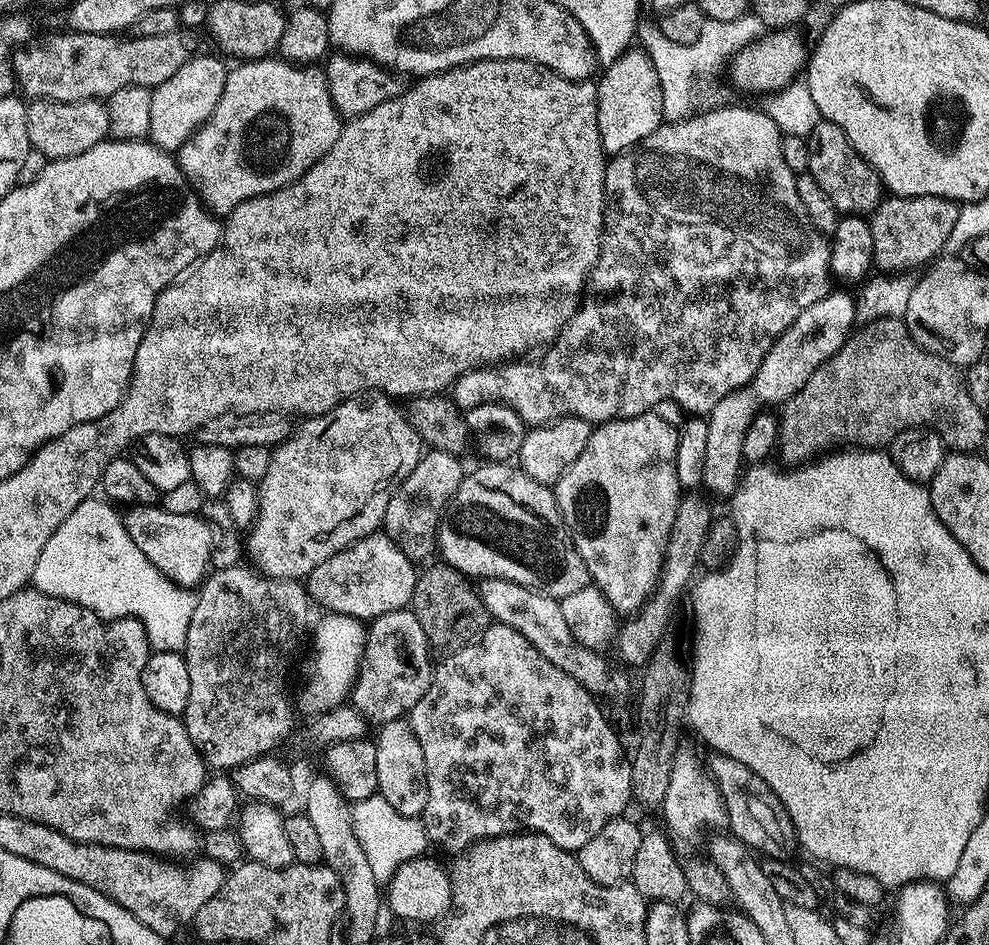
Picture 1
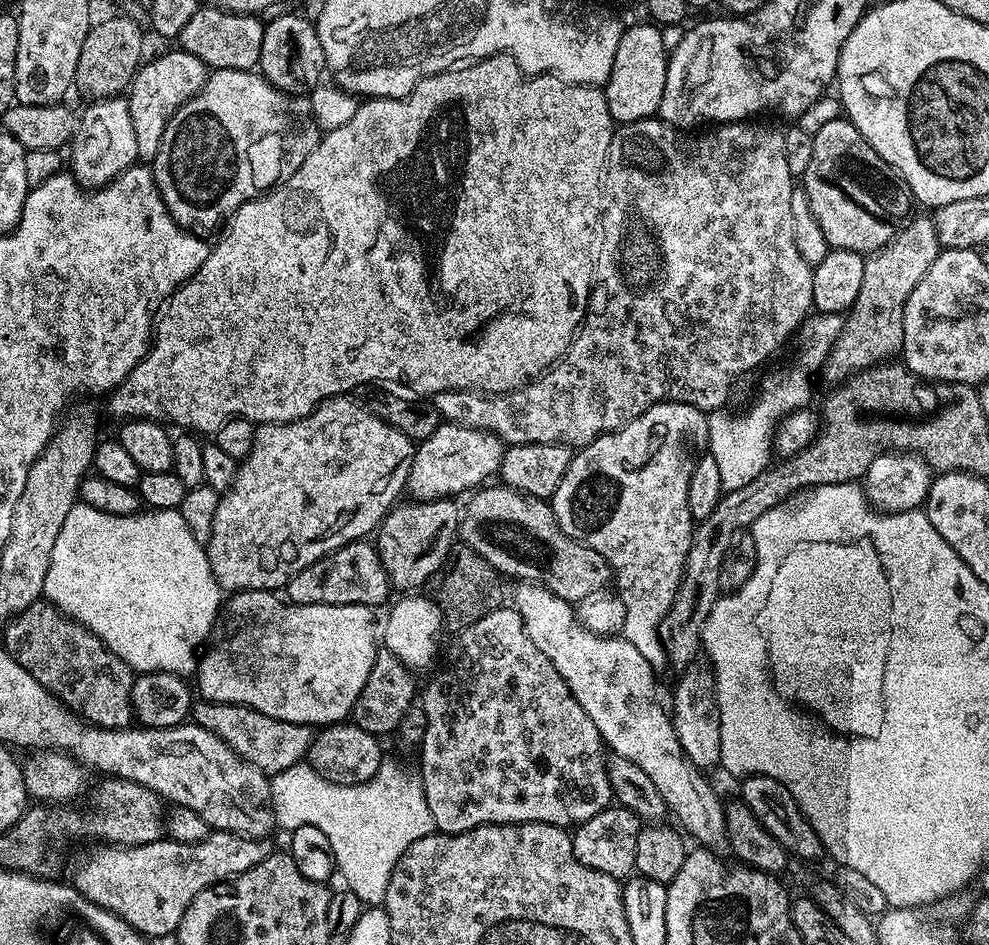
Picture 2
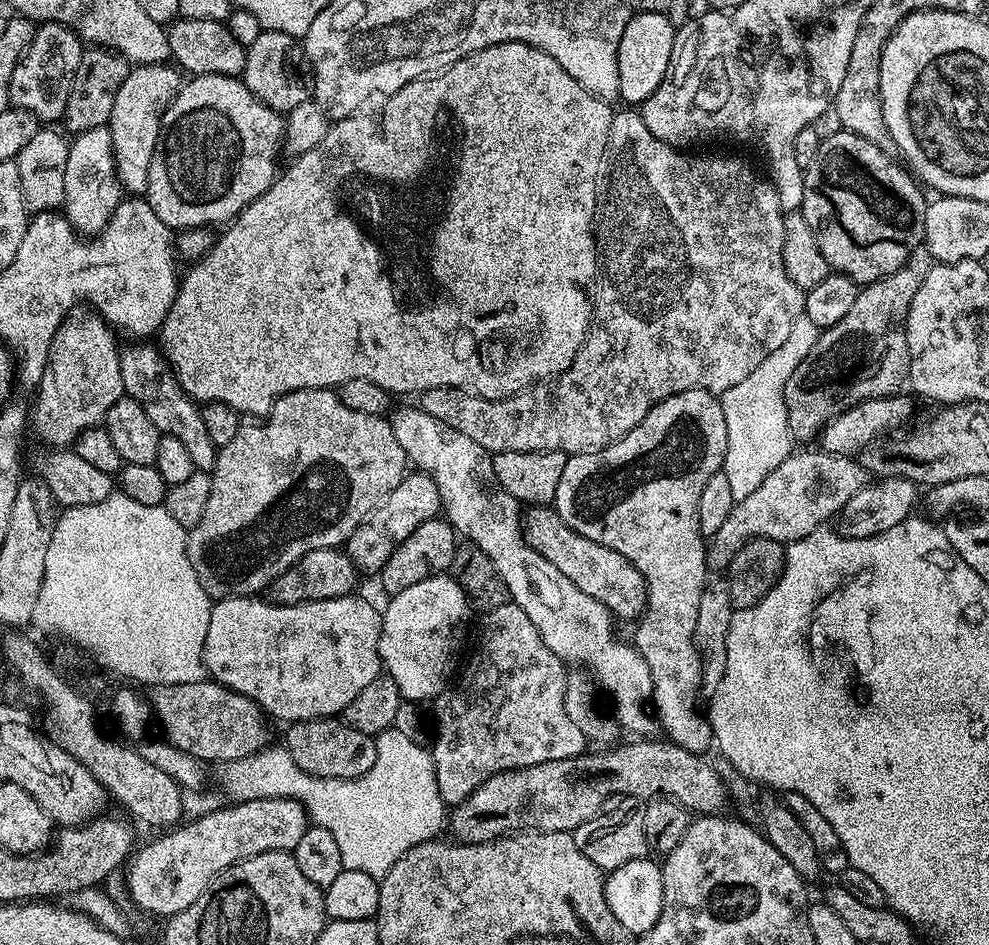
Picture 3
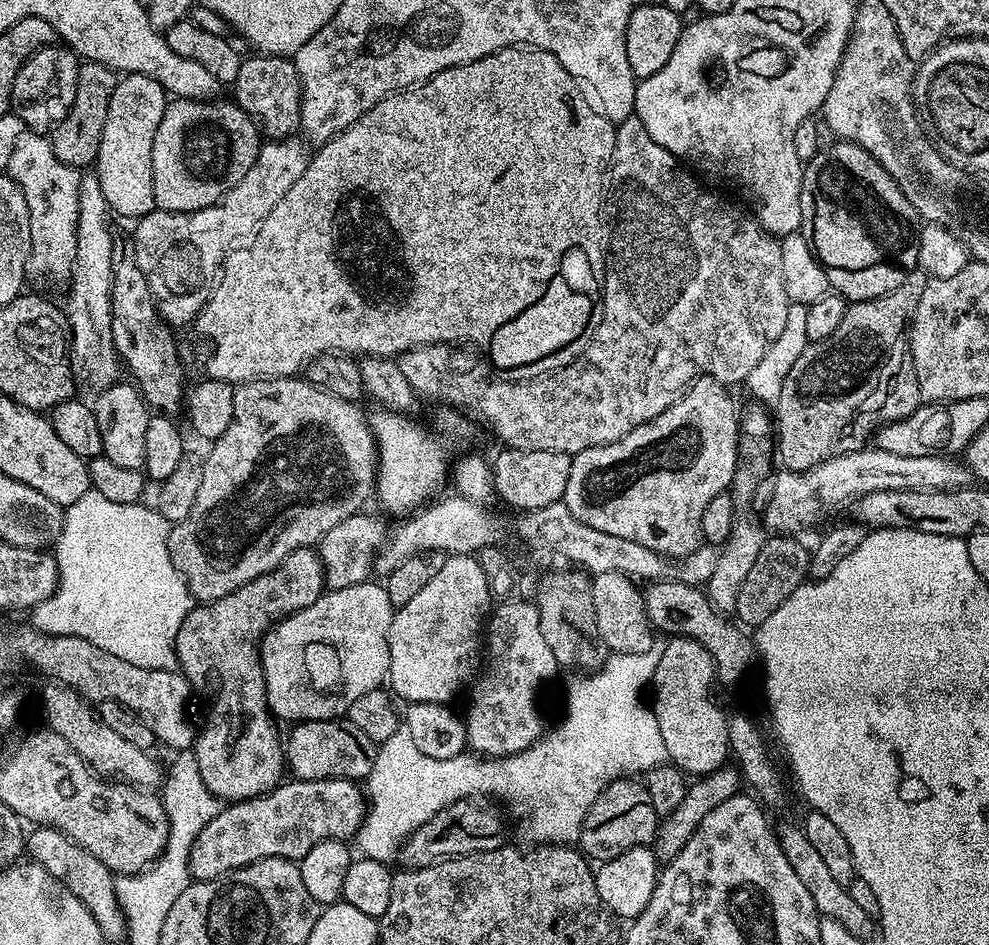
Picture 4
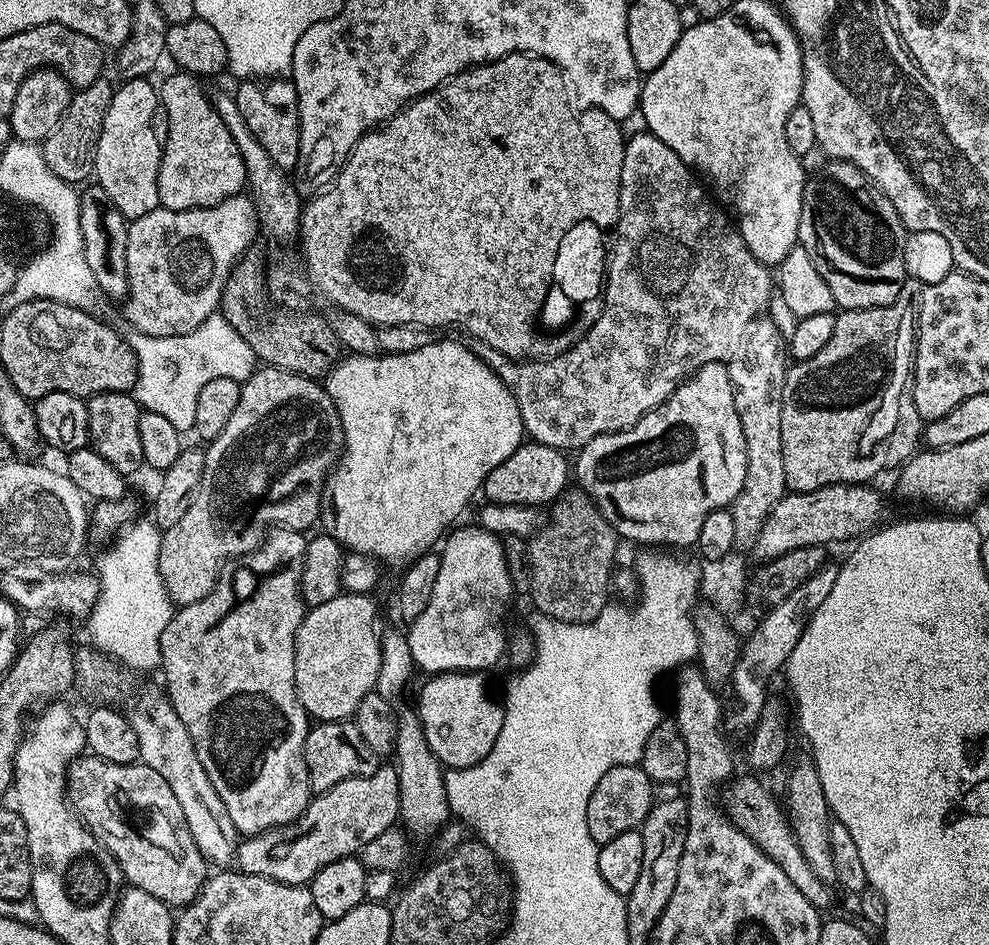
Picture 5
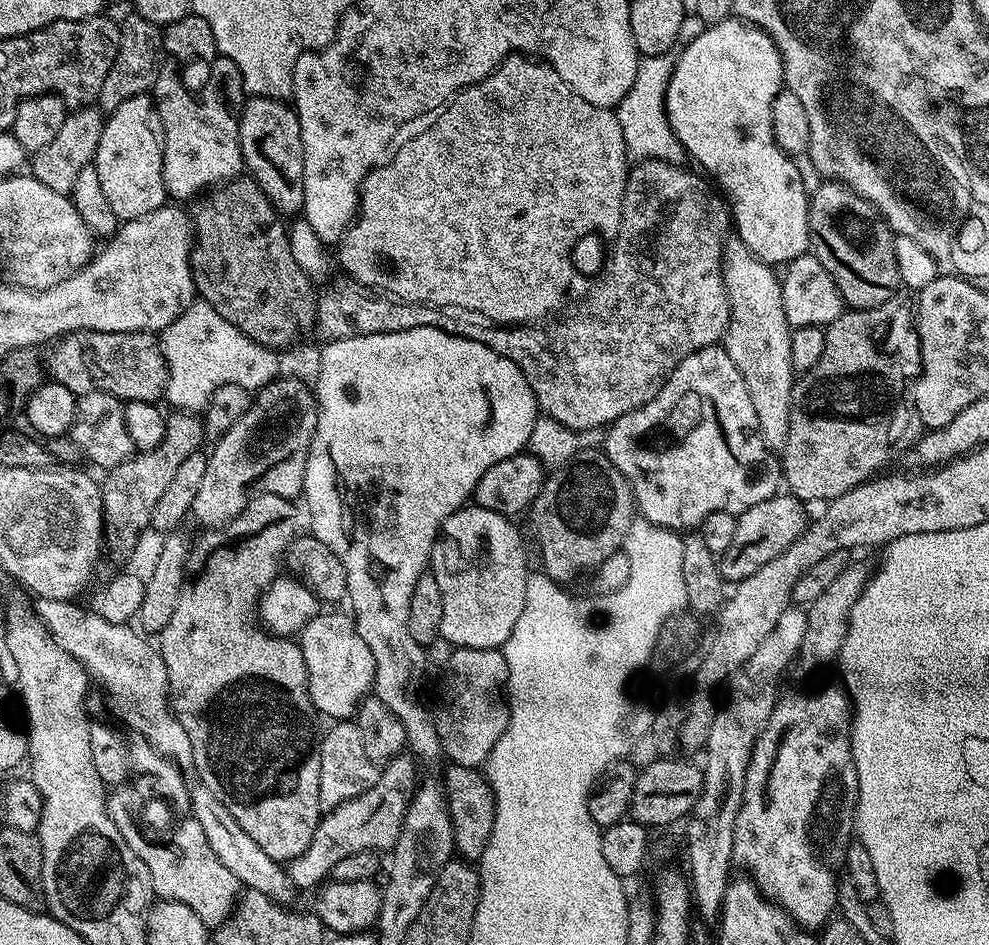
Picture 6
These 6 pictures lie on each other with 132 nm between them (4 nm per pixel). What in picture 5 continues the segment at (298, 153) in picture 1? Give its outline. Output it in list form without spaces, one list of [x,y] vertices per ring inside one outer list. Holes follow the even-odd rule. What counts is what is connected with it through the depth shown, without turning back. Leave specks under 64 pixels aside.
[[[173,71],[173,76],[164,80],[164,85],[159,85],[162,116],[168,119],[168,132],[163,137],[164,153],[158,170],[158,198],[160,207],[170,210],[194,210],[195,208],[214,208],[223,200],[232,196],[239,196],[245,191],[248,179],[246,166],[242,162],[242,154],[222,118],[216,113],[215,103],[204,93],[204,88],[199,79],[190,72]]]

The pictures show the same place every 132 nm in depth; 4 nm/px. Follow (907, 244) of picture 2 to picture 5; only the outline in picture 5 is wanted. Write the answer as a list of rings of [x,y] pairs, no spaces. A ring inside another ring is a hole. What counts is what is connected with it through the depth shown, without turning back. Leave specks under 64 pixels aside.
[[[909,278],[904,281],[898,298],[894,298],[894,302],[890,302],[890,306],[841,311],[836,316],[834,334],[830,334],[830,342],[826,342],[826,346],[822,346],[822,350],[818,350],[818,354],[814,354],[814,358],[795,361],[789,367],[782,386],[782,466],[786,466],[786,482],[791,491],[809,492],[818,490],[822,486],[834,486],[835,484],[868,484],[875,481],[872,479],[879,472],[886,471],[887,468],[899,469],[904,461],[911,458],[917,451],[922,440],[922,421],[914,406],[910,385],[914,375],[916,322],[921,291],[922,285]]]

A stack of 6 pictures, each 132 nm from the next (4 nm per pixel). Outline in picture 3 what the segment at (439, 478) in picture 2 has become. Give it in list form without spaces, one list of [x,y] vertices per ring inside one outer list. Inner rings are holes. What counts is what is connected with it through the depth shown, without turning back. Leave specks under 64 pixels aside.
[[[409,471],[404,481],[380,501],[372,515],[356,527],[346,545],[348,557],[361,573],[379,573],[386,566],[390,554],[394,554],[394,550],[398,550],[398,546],[402,546],[402,542],[406,542],[406,538],[410,538],[410,534],[422,526],[422,522],[437,519],[441,512],[436,483],[422,471]]]

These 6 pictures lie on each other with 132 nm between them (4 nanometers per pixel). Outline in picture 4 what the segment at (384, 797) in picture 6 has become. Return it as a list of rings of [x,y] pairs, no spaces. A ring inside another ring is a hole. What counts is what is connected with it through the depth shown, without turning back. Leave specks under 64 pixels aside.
[[[295,778],[289,779],[287,782],[281,782],[276,785],[272,791],[265,796],[255,796],[249,800],[238,800],[229,803],[227,806],[221,807],[219,814],[214,818],[210,818],[210,822],[206,822],[206,826],[202,826],[202,834],[198,834],[198,838],[194,842],[194,846],[188,855],[188,871],[193,881],[197,880],[215,880],[217,876],[224,876],[228,872],[232,872],[236,868],[245,868],[248,864],[258,862],[263,856],[277,856],[278,858],[286,858],[299,862],[303,856],[310,854],[313,846],[318,846],[318,842],[323,840],[343,840],[355,837],[360,831],[360,824],[364,821],[366,815],[366,792],[363,787],[355,780],[298,780]]]

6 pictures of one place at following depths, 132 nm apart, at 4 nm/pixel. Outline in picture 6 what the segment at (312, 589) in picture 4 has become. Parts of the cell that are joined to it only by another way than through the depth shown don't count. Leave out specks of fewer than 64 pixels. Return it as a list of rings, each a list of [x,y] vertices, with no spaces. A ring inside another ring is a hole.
[[[262,494],[256,496],[248,505],[242,515],[236,516],[235,519],[229,520],[227,524],[223,525],[222,532],[228,536],[216,536],[211,540],[210,537],[204,536],[200,541],[195,541],[194,547],[188,553],[189,573],[197,572],[197,576],[187,581],[184,588],[180,591],[178,598],[178,606],[174,606],[174,614],[170,618],[170,622],[166,622],[166,626],[158,633],[158,647],[160,649],[160,657],[164,660],[166,666],[166,674],[168,675],[168,690],[170,693],[170,703],[172,706],[172,713],[176,715],[176,720],[182,722],[182,730],[186,730],[186,738],[190,738],[190,750],[192,751],[192,768],[194,772],[200,775],[199,783],[203,787],[210,790],[210,794],[214,794],[214,798],[218,798],[218,802],[222,802],[222,806],[226,806],[226,810],[230,810],[230,814],[234,814],[234,818],[238,822],[238,826],[242,826],[242,830],[246,830],[246,834],[250,834],[250,838],[254,838],[254,842],[258,842],[258,846],[262,846],[262,850],[266,854],[270,854],[270,858],[281,862],[290,862],[298,854],[302,854],[302,850],[306,850],[306,846],[310,846],[310,838],[314,838],[314,830],[320,825],[320,818],[322,809],[318,802],[318,766],[320,765],[320,749],[318,747],[318,731],[316,732],[316,724],[312,721],[313,706],[312,699],[308,693],[308,675],[306,674],[306,658],[302,658],[302,650],[299,643],[295,639],[287,636],[276,636],[273,632],[268,631],[267,628],[258,623],[258,609],[260,606],[260,598],[264,592],[276,581],[277,576],[282,572],[282,561],[285,559],[286,553],[293,540],[297,539],[298,531],[296,532],[296,508],[291,499],[287,496],[279,496],[278,494]]]

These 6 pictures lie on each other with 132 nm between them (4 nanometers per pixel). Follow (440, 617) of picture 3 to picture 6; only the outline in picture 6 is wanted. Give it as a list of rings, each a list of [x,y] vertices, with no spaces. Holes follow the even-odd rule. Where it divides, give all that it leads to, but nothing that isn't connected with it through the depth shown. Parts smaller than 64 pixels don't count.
[[[465,506],[459,508],[446,522],[442,522],[440,532],[436,536],[436,541],[432,547],[432,559],[430,561],[430,571],[438,582],[438,590],[442,590],[442,626],[439,637],[450,642],[453,648],[473,648],[474,650],[486,650],[487,648],[503,649],[504,643],[510,638],[514,630],[514,622],[522,618],[522,606],[526,606],[526,582],[530,575],[528,560],[524,557],[524,540],[520,537],[520,532],[515,528],[513,521],[502,514],[494,514],[494,510],[486,510],[475,506]]]

